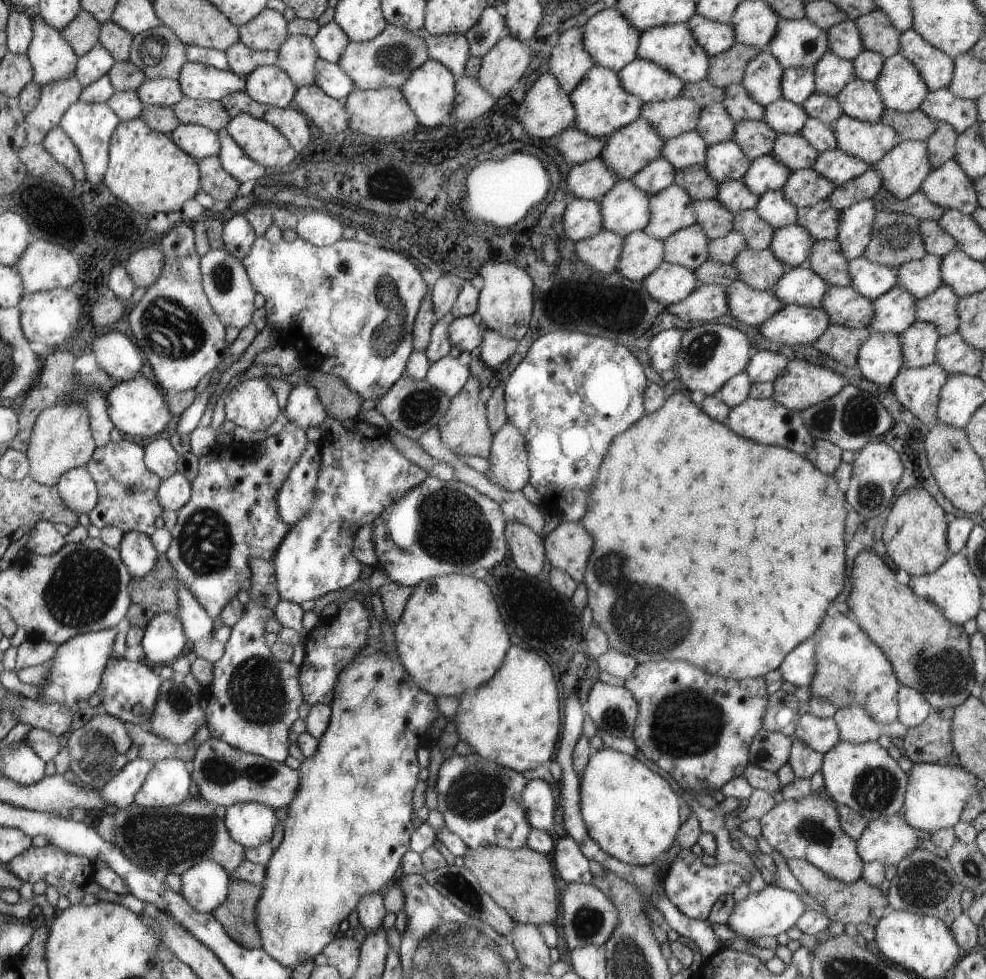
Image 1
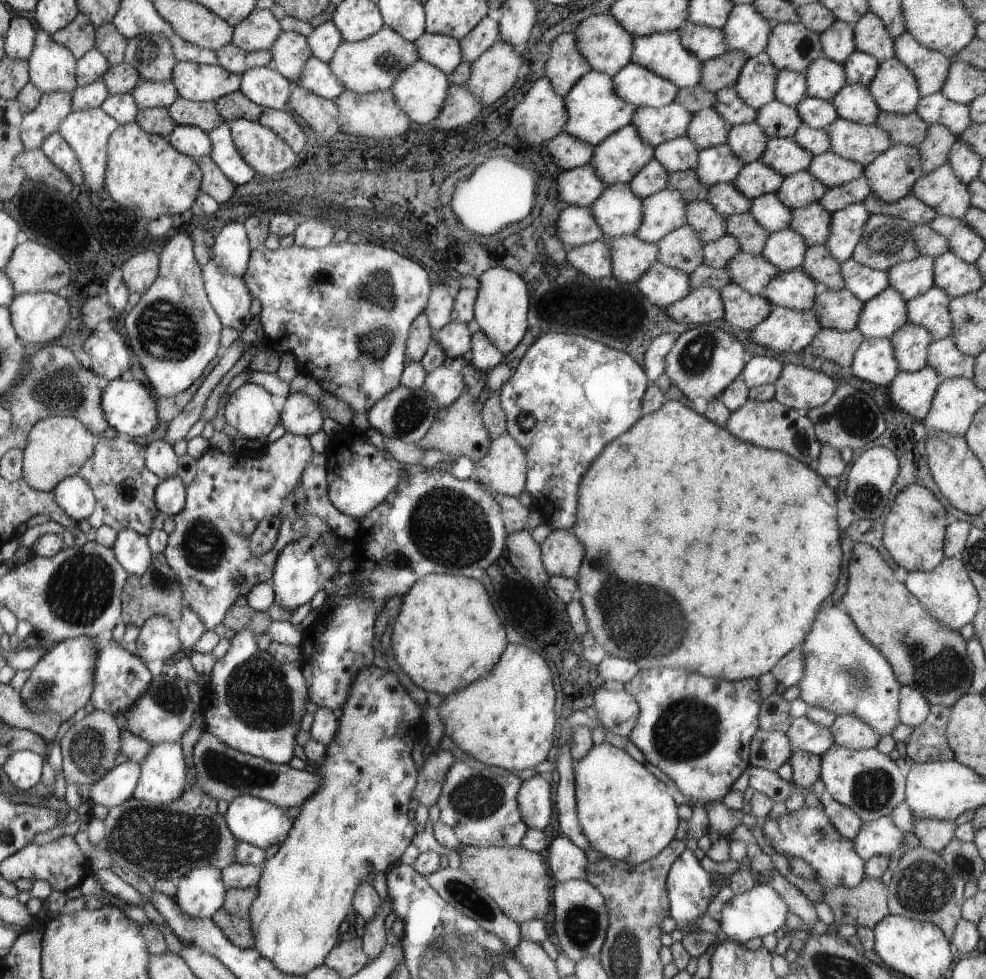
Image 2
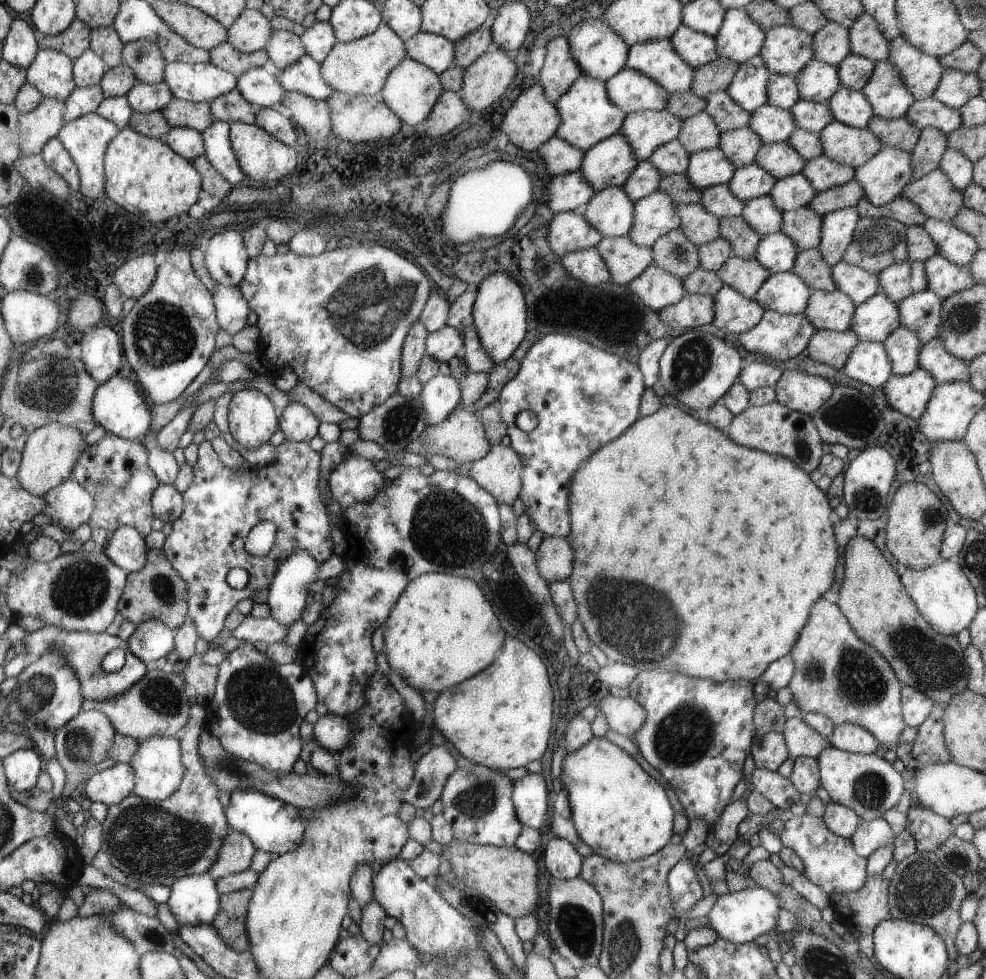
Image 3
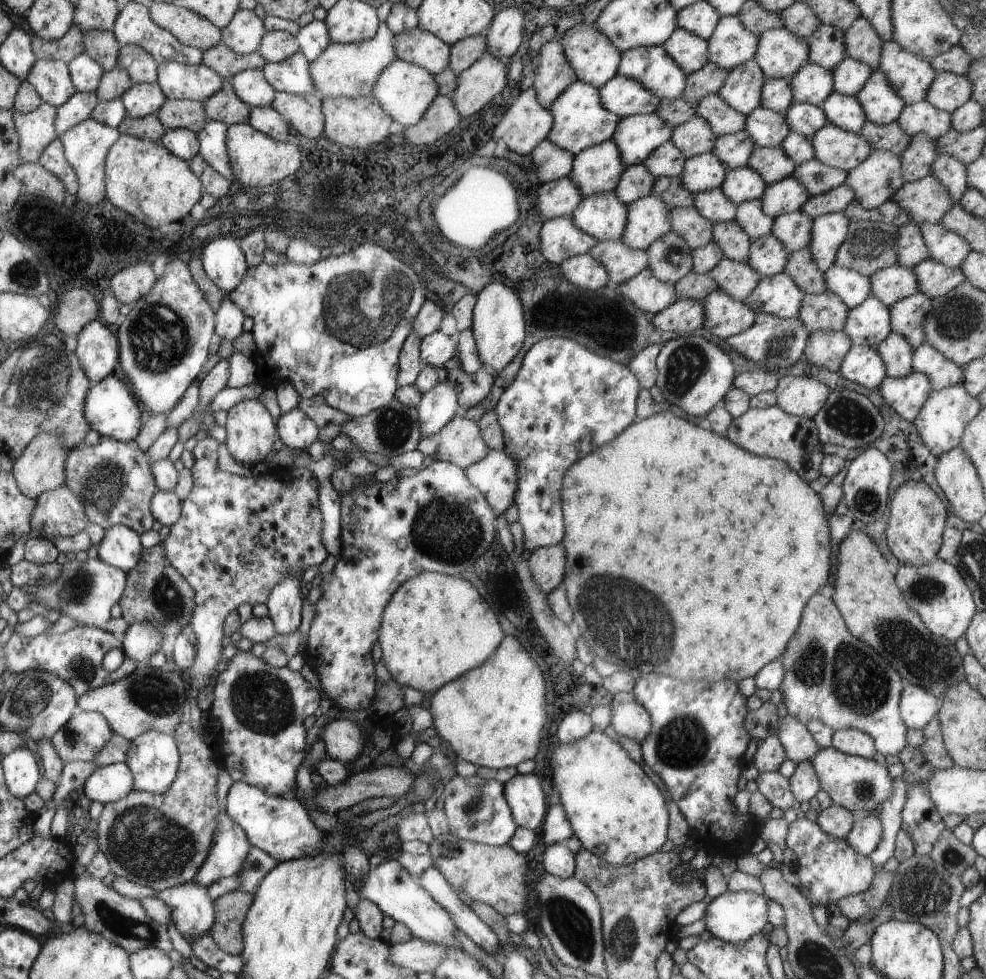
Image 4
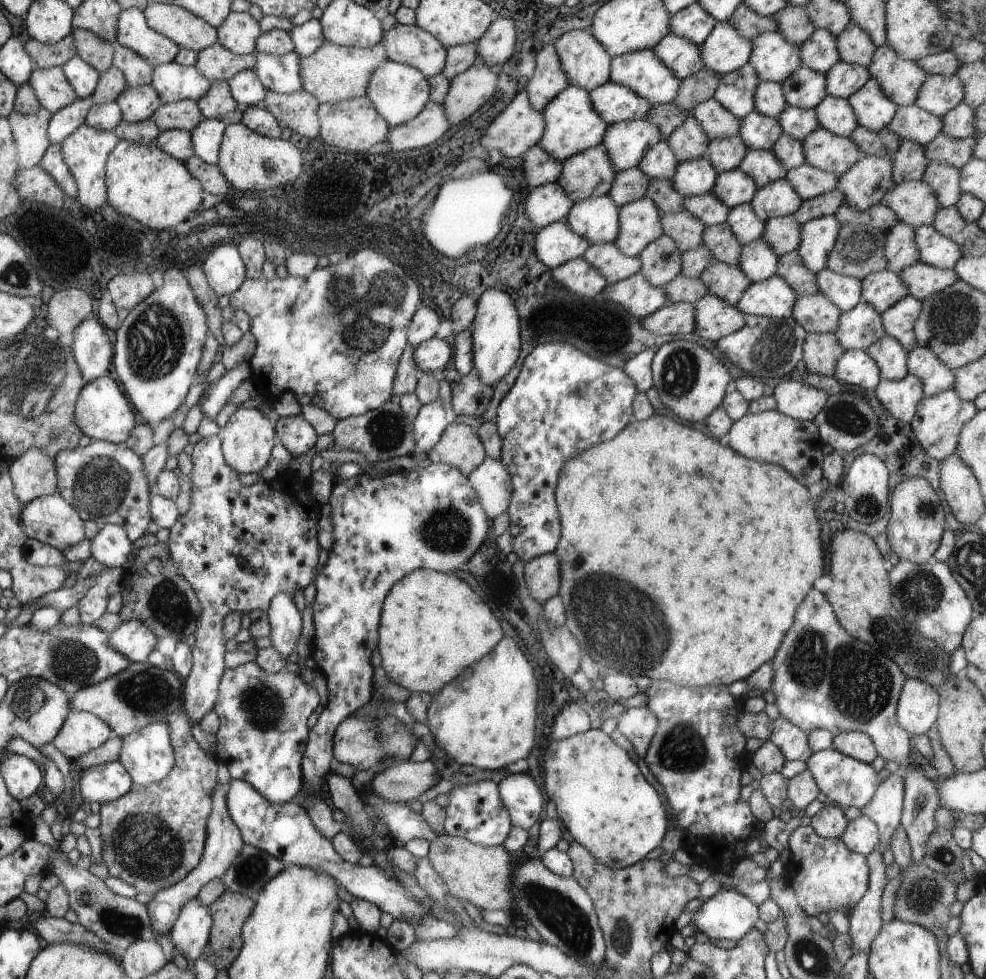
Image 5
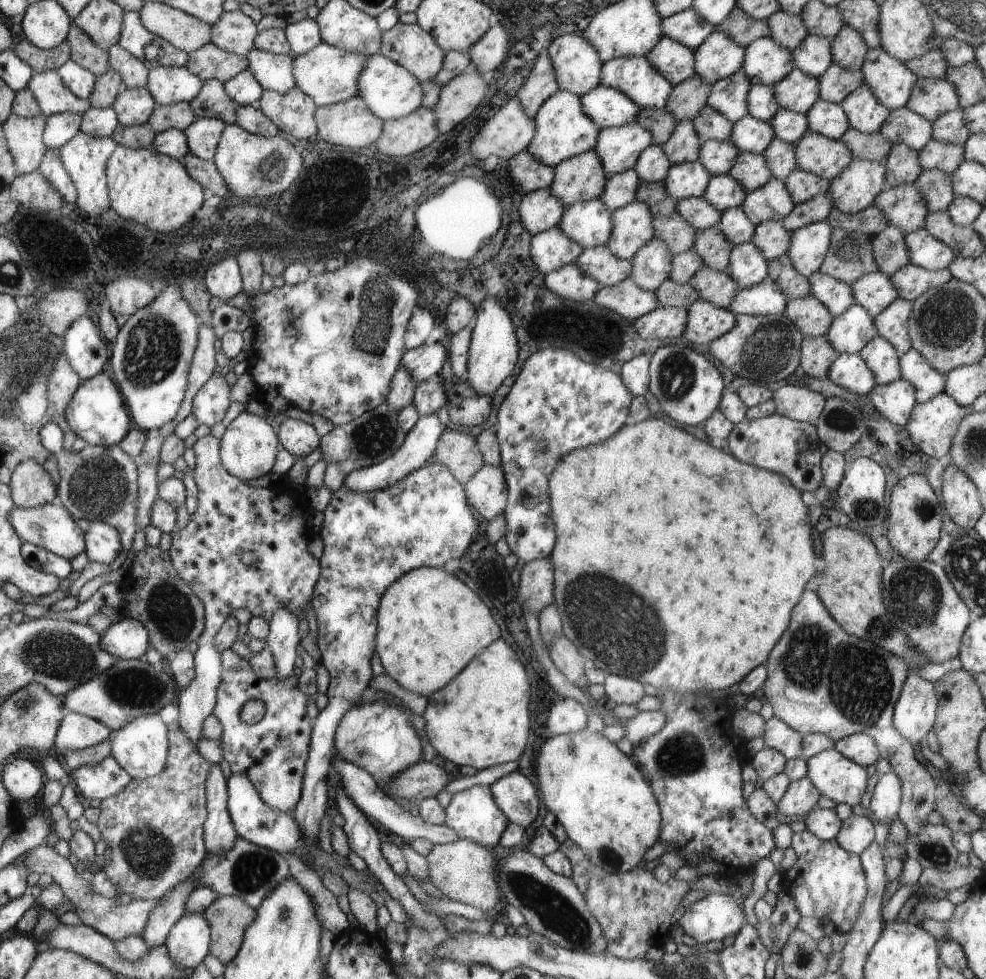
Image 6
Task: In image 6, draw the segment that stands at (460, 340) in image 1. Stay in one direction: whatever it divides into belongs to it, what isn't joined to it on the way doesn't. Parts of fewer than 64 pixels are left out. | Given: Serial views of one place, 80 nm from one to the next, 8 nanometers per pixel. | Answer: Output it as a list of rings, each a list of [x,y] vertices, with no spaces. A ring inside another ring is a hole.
[[[438,342],[427,346],[425,343],[418,348],[405,352],[401,366],[404,367],[416,383],[436,379],[444,362],[447,350]]]

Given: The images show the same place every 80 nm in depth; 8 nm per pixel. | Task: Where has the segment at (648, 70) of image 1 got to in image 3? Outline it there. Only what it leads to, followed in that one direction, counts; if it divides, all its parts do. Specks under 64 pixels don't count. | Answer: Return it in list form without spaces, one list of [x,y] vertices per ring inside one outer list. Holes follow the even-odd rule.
[[[622,69],[605,82],[606,94],[614,106],[626,114],[665,108],[670,93],[641,72]]]

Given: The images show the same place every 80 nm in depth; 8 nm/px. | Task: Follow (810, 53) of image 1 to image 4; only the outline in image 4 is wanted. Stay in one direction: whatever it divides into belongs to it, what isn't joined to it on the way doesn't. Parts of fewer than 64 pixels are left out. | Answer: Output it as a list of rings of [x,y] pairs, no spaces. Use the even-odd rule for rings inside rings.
[[[786,27],[764,31],[758,37],[753,58],[766,79],[788,80],[807,63],[807,39],[795,37]]]

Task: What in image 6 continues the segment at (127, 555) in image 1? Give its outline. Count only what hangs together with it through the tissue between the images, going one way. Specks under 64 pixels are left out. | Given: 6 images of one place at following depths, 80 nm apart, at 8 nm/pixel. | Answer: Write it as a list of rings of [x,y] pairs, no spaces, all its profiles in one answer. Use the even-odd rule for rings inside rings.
[[[104,521],[89,524],[85,533],[85,552],[90,562],[109,565],[124,557],[120,531]]]

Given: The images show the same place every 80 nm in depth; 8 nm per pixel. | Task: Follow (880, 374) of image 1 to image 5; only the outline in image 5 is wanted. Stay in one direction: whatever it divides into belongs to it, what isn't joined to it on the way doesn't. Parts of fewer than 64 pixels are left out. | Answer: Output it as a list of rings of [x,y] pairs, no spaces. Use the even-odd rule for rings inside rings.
[[[850,349],[837,360],[835,376],[838,380],[860,386],[864,391],[875,389],[881,381],[880,369],[866,351]]]

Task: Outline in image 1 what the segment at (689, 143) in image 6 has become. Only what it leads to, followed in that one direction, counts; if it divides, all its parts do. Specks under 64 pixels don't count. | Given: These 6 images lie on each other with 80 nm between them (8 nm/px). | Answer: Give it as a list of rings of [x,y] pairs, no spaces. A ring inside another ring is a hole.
[[[712,103],[701,110],[695,130],[698,131],[707,146],[732,141],[736,123],[722,103]]]

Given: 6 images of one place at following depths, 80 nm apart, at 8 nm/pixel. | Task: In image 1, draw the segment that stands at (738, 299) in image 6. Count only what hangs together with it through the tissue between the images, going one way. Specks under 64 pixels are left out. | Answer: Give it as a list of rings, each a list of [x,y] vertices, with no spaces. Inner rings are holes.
[[[807,265],[792,267],[770,291],[786,305],[821,308],[821,300],[830,285]]]

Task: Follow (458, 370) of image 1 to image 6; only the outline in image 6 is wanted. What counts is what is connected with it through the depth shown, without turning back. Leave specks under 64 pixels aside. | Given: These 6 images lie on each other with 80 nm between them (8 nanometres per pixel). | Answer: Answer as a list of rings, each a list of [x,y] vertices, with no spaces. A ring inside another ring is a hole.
[[[437,414],[420,417],[418,422],[410,429],[410,432],[407,432],[401,448],[392,457],[385,458],[381,463],[369,465],[350,473],[344,479],[343,486],[353,493],[382,490],[394,486],[410,473],[416,472],[433,460],[433,454],[442,433],[442,426],[440,426]]]

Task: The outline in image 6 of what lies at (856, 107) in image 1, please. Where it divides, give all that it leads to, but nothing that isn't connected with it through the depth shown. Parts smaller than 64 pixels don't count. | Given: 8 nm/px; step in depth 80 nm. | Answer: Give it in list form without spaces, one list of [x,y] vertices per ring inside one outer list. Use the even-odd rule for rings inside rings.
[[[818,99],[806,111],[808,132],[821,134],[826,138],[838,141],[842,138],[843,132],[849,127],[849,122],[842,107],[839,104],[832,104],[828,101]]]

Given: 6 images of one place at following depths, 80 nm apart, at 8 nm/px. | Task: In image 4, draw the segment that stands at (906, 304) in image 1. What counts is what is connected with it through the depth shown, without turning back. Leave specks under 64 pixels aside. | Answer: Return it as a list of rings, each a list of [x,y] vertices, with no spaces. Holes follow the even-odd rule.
[[[870,295],[849,310],[842,332],[850,337],[852,345],[875,349],[892,332],[889,308]]]

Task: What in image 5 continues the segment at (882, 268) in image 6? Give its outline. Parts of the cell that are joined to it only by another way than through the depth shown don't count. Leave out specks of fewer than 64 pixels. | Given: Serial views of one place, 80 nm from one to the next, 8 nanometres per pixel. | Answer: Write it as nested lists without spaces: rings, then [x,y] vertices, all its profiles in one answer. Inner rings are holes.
[[[896,223],[886,230],[883,240],[883,255],[887,260],[885,268],[899,275],[907,266],[919,260],[919,250],[914,242],[914,233],[910,225]]]

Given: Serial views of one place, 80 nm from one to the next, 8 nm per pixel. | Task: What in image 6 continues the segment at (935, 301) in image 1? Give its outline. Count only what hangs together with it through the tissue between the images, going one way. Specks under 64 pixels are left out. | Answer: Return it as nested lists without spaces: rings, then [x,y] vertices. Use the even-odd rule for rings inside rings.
[[[900,297],[894,299],[878,316],[873,318],[879,337],[885,338],[898,353],[903,355],[911,349],[907,318],[911,313],[911,301]]]

